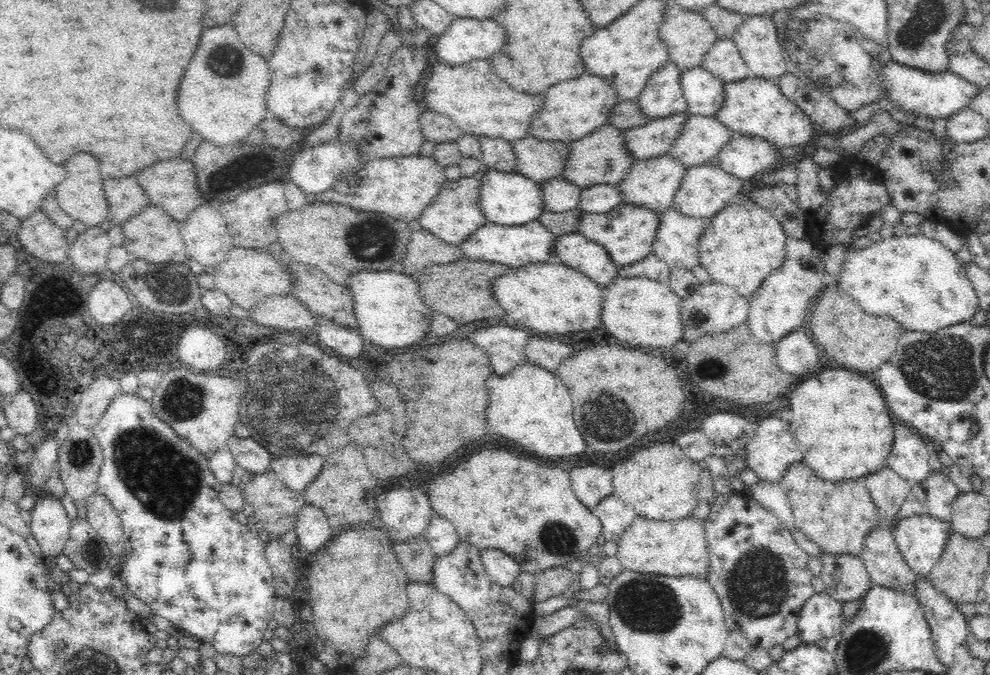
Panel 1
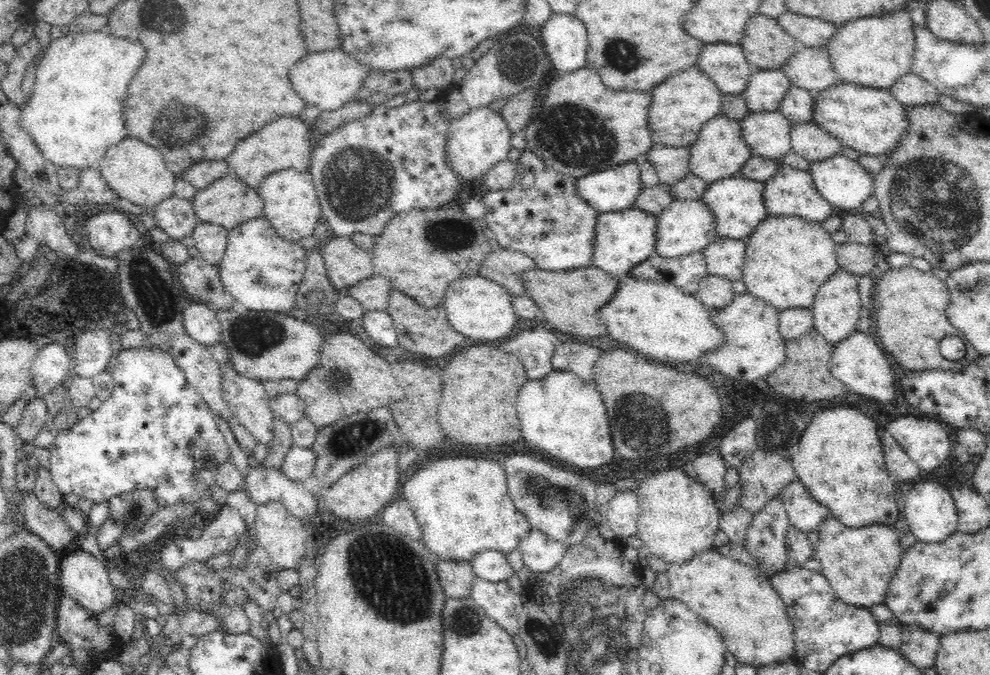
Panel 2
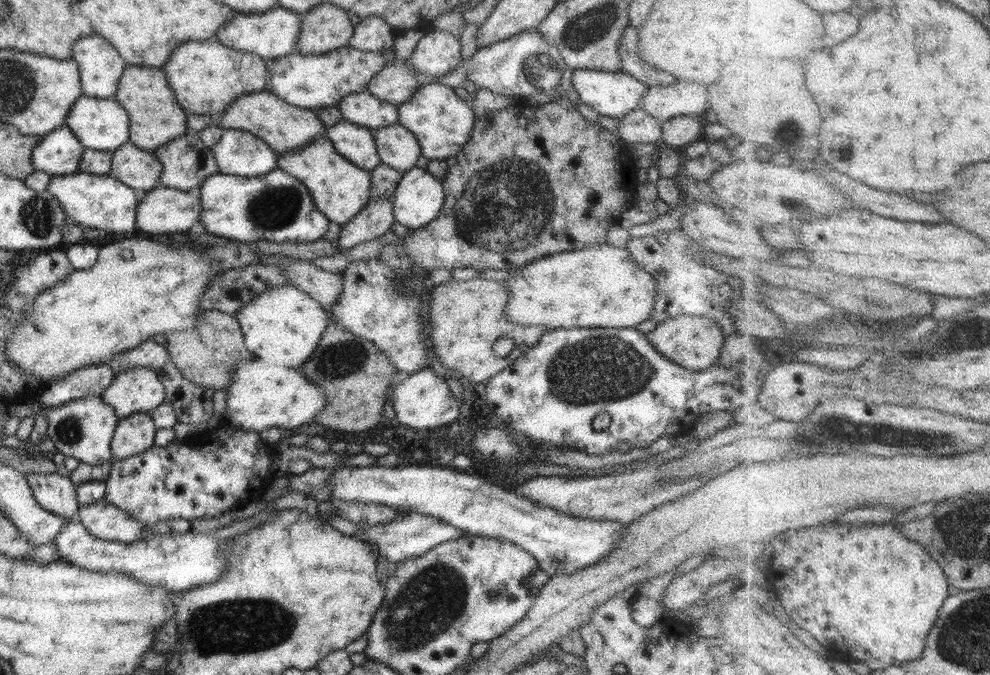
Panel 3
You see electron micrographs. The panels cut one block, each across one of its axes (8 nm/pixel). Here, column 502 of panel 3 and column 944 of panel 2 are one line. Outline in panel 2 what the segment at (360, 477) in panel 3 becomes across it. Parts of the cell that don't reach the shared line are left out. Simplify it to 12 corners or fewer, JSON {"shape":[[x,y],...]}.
{"shape":[[916,484],[904,498],[916,540],[944,542],[957,532],[948,486]]}

